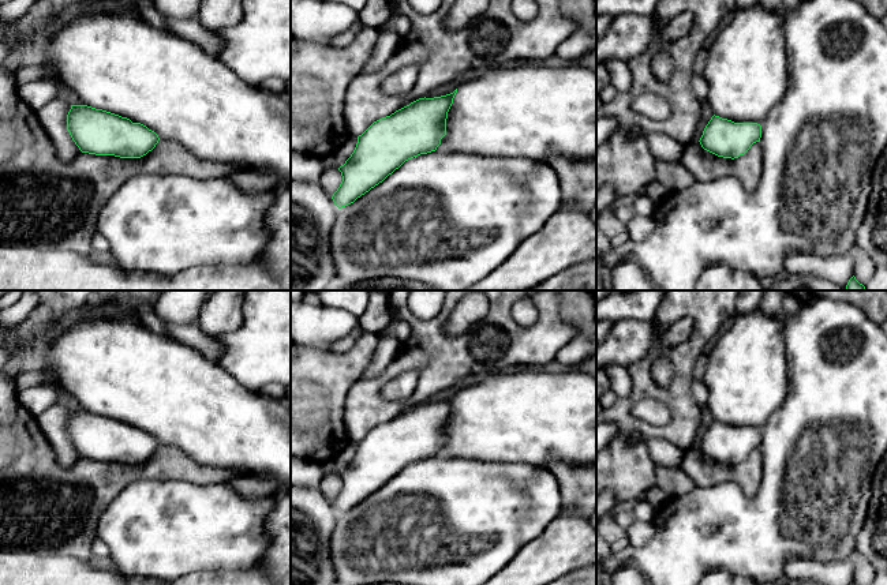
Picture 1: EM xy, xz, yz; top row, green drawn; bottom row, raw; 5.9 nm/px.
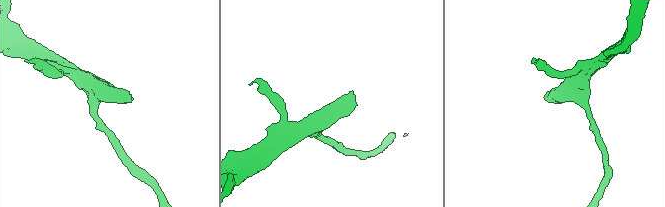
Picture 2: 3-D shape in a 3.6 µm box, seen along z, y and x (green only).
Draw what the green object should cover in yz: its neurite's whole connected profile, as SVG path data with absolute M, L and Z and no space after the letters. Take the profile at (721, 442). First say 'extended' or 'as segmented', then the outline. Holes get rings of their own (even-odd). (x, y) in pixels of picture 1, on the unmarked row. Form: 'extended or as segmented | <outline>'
extended | M760 308L738 315L715 344L703 378L708 391L707 406L714 417L699 446L704 455L734 465L744 461L753 449L760 447L761 430L787 393L785 316L787 316L785 312L781 316L770 316Z

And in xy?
extended | M124 315L120 319L83 319L59 335L44 352L46 356L45 368L52 368L56 374L55 383L85 408L83 410L71 410L67 420L67 435L82 458L115 461L120 464L141 464L151 457L160 445L175 446L198 464L242 470L247 476L272 476L277 481L278 494L291 494L291 405L243 387L217 363L206 359L195 348L169 335L157 334L143 325L136 323L135 318Z

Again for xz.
extended | M572 371L572 372L519 372L519 374L493 374L480 378L475 385L468 386L459 391L453 398L434 402L434 404L419 404L409 410L396 416L390 421L382 423L374 427L362 440L358 442L358 449L345 466L344 470L338 473L343 481L343 487L337 496L333 499L332 505L334 510L341 514L353 509L358 503L368 498L371 494L382 488L389 480L398 475L405 466L418 462L420 460L427 460L431 457L444 458L463 458L474 461L487 461L487 462L524 462L528 465L540 466L547 462L559 461L569 464L572 466L585 466L596 464L596 375Z

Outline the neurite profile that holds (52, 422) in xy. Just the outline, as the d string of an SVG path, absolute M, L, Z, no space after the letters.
M52 405L37 416L37 423L50 443L57 462L63 468L70 468L82 458L67 435L70 415L71 409L61 405Z

